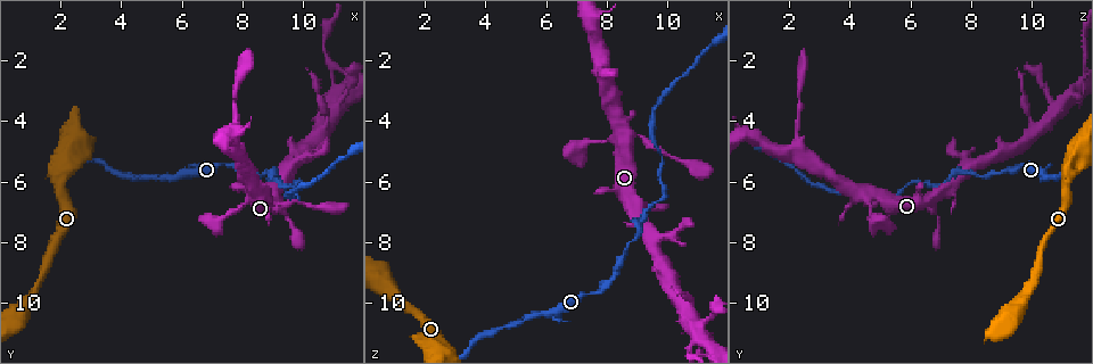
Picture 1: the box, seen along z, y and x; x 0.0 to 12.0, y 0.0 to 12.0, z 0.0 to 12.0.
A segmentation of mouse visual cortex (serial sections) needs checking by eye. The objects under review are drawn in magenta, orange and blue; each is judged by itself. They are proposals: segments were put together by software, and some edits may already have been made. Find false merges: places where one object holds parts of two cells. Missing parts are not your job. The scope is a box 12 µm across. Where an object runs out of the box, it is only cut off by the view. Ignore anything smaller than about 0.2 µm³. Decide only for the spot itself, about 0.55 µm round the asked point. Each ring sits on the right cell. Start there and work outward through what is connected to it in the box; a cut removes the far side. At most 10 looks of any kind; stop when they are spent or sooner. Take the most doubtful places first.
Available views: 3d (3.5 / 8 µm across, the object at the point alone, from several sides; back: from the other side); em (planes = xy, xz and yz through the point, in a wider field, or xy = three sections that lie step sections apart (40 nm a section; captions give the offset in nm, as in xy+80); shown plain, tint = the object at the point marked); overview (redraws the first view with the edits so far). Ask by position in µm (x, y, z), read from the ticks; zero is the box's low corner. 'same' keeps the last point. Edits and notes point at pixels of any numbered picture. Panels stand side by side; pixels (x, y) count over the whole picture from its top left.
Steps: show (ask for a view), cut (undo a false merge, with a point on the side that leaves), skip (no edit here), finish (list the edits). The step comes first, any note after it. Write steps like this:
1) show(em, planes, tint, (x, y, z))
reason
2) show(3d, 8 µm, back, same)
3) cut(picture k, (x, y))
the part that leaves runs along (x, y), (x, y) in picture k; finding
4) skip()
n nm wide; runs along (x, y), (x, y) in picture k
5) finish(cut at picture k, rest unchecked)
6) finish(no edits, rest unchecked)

show(3d, 3.5 µm, (8.6, 5.7, 8.2))
thin neck

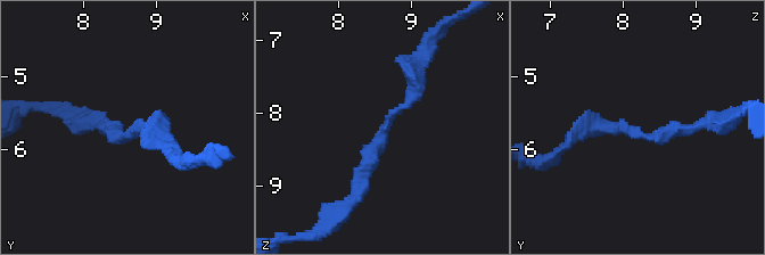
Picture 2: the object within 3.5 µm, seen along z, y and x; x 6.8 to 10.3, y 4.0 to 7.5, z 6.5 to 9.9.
show(em, xy, step 3, tint, (8.60, 5.80, 8.20))
arms of 150, 200 nm

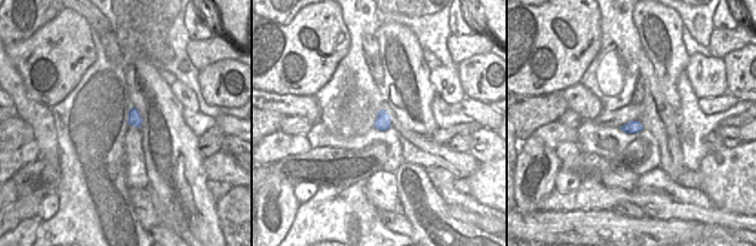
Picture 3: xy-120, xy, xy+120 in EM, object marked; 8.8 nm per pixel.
skip()
140 nm wide; runs along (359, 192), (379, 134), (414, 93), (411, 67) in picture 2; continuous, no second cell

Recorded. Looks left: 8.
show(3d, 8 µm, (9.8, 6.6, 5.3))

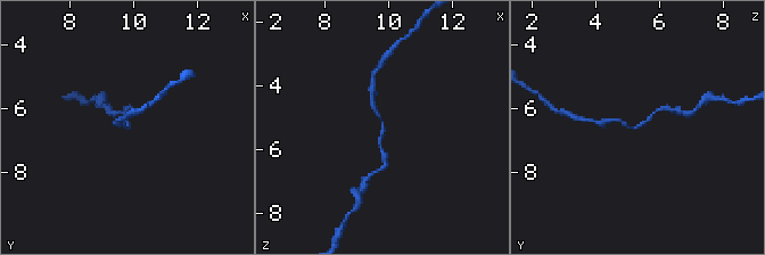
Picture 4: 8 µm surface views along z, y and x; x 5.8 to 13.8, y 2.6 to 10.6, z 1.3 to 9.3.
show(em, xy, step 5, tint, (9.8, 6.7, 5.2))
arms of 100, 150 nm; shape alone is not enough

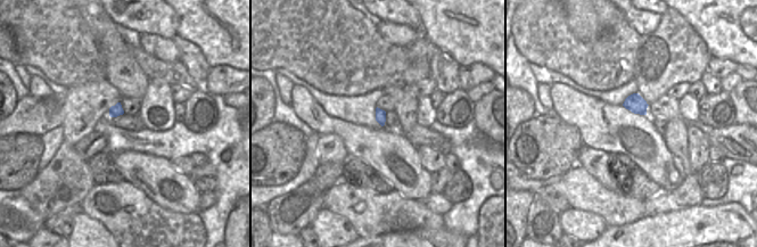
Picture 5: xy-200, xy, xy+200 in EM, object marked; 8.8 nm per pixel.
skip()
runs along (383, 150), (379, 147), (383, 122), (372, 99) in picture 4; all the same cell

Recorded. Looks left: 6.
show(3d, 3.5 µm, back, (11.2, 3.4, 10.7))
branch point

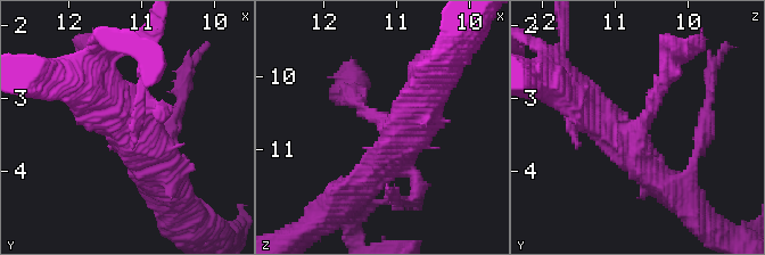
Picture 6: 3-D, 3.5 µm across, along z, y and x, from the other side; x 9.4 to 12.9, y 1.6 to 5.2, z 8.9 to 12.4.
show(em, xy, step 5, tint, (11.20, 3.50, 10.70))

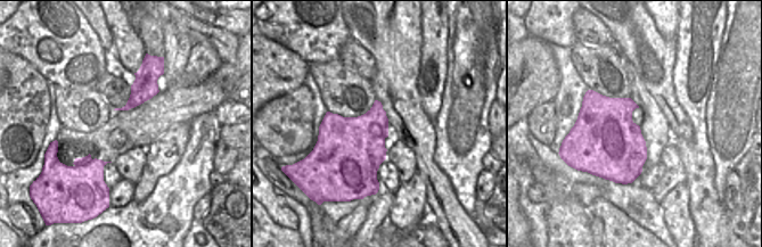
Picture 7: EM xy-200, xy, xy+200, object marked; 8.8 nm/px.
show(em, xy, step 3, tint, same)
another direction

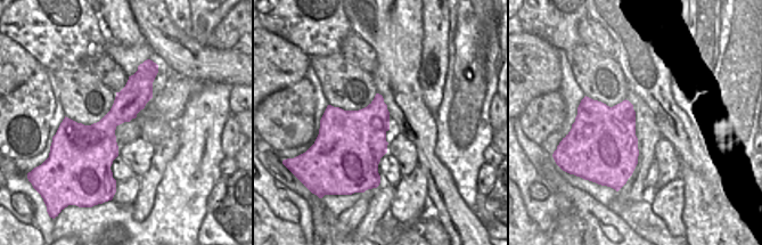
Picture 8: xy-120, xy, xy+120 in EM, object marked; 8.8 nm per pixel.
skip()
runs along (677, 196), (657, 182), (582, 95) in picture 6; one cell here

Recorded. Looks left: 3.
show(3d, 3.5 µm, (7.8, 6.9, 4.7))

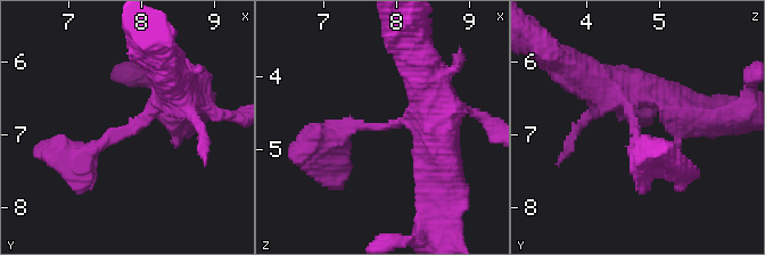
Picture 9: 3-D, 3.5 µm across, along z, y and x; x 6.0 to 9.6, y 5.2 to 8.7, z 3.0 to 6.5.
show(em, xy, step 1, tint, (7.80, 6.90, 4.70))
arms of 300, 400 nm

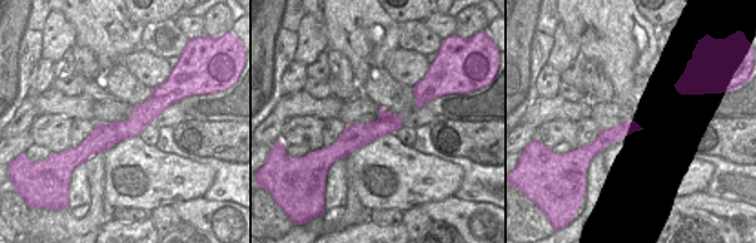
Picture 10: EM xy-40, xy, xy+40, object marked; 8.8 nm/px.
show(em, planes, tint, same)

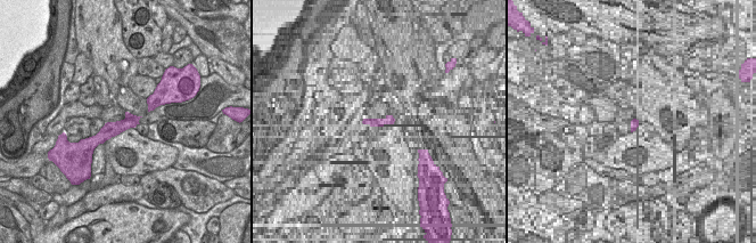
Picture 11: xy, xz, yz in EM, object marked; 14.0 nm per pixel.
skip()
runs along (183, 91), (77, 165), (64, 154) in picture 9; one cell here

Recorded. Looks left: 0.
finish(no edits, rest unchecked)

